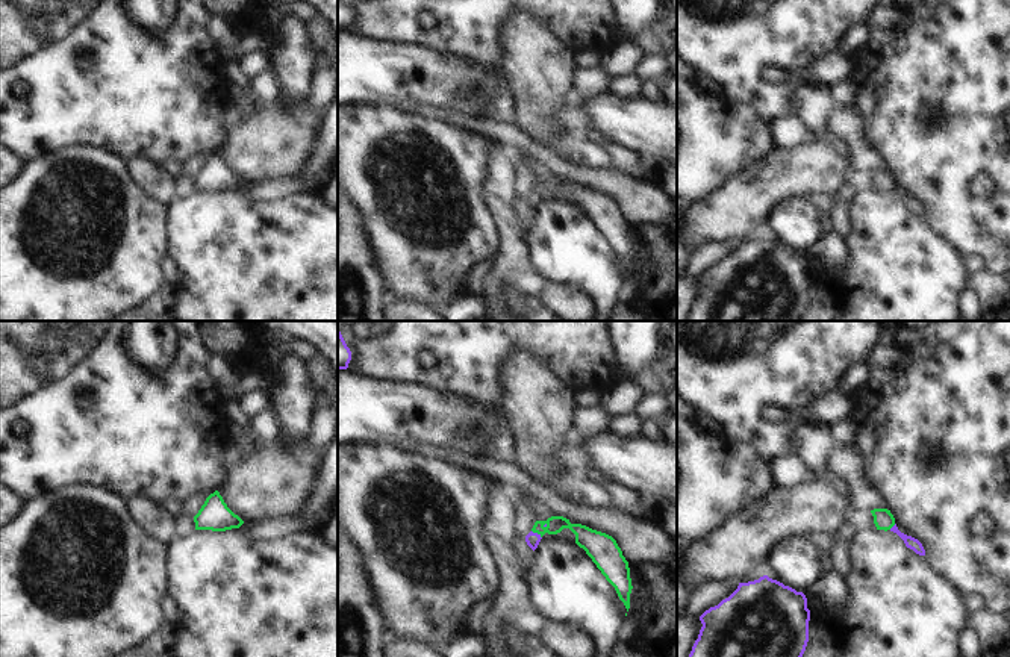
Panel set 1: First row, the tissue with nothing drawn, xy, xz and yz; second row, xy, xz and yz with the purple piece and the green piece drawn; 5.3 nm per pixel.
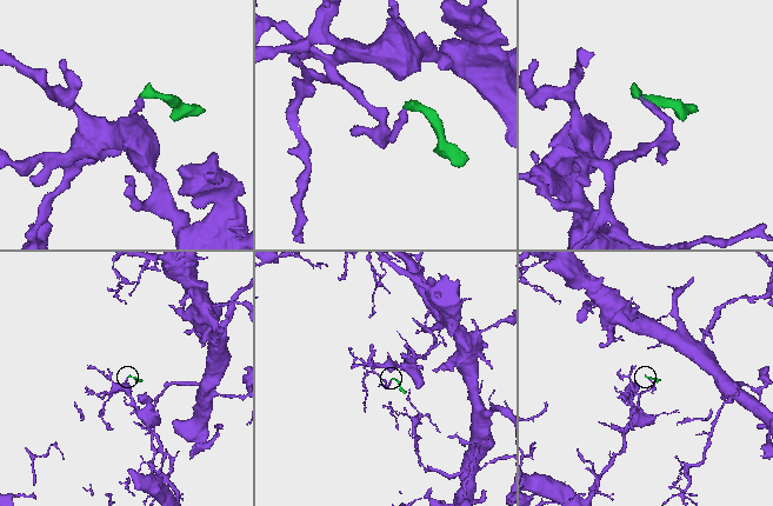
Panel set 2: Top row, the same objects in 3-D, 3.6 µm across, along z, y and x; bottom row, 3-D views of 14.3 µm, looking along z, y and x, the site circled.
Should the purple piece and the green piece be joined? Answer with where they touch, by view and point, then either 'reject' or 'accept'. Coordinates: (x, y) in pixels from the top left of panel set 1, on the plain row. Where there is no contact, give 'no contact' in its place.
meets purple in xz at (536, 194); accept

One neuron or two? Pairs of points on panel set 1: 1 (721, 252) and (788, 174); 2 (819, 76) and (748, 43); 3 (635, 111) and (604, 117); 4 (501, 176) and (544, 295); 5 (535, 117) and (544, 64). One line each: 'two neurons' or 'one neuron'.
1: two neurons
2: two neurons
3: one neuron
4: one neuron
5: one neuron

